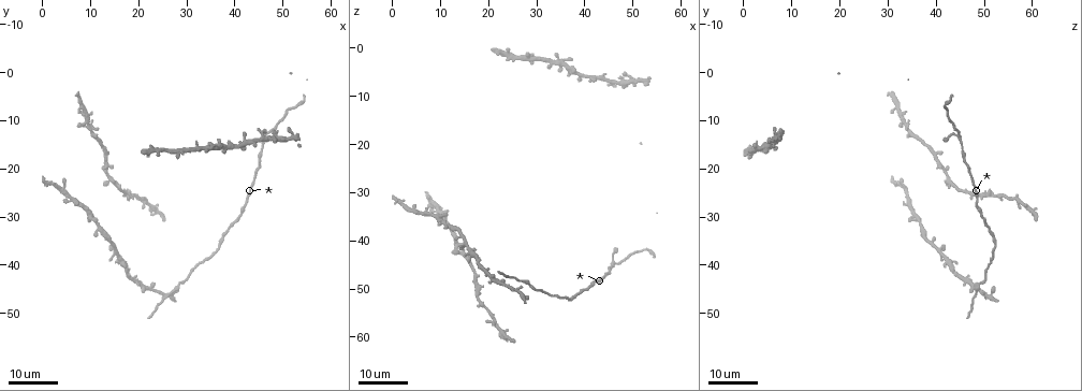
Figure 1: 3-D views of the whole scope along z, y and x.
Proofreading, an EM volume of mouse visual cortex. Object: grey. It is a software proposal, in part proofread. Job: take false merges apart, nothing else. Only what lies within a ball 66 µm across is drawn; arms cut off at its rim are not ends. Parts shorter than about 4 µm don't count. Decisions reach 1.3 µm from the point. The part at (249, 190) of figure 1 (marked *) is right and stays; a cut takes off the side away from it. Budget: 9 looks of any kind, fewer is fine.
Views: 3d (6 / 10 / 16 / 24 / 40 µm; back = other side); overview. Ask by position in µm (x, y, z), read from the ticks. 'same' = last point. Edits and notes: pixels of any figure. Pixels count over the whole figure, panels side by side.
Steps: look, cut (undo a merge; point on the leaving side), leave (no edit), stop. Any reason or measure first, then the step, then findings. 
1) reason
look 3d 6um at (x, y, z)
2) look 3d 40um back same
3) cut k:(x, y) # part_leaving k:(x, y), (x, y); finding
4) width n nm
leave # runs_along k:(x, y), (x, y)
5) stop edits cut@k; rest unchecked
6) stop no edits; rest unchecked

a narrow waist
look 3d 16um at (39.0, 32.5, 50.5)

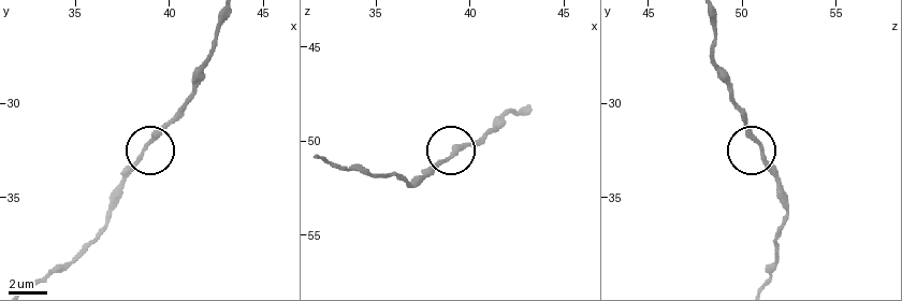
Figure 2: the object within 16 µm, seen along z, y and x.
look 3d 6um at (38.8, 32.3, 51.1)

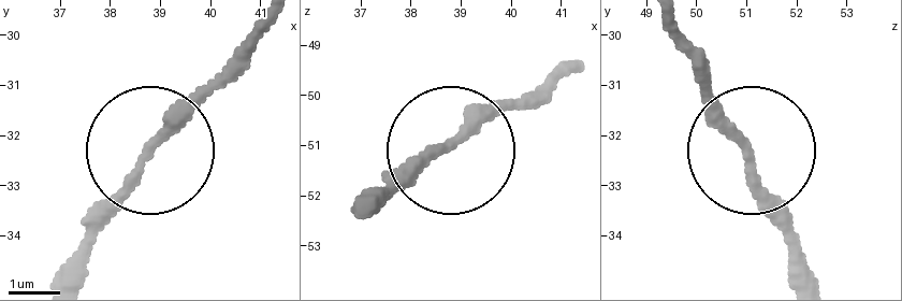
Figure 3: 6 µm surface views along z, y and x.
leave # runs_along 3:(567, 63), (358, 209); continuous, no second neuron

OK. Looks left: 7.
four or more arms meet
look 3d 24um at (10.5, 30.0, 36.5)

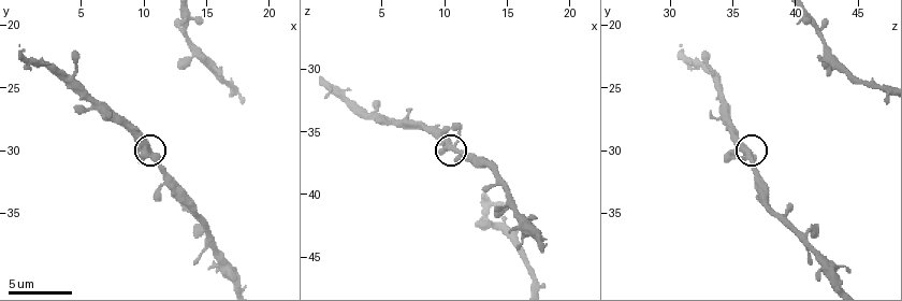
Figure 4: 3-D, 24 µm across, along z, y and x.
look 3d 6um at (10.2, 30.0, 36.4)

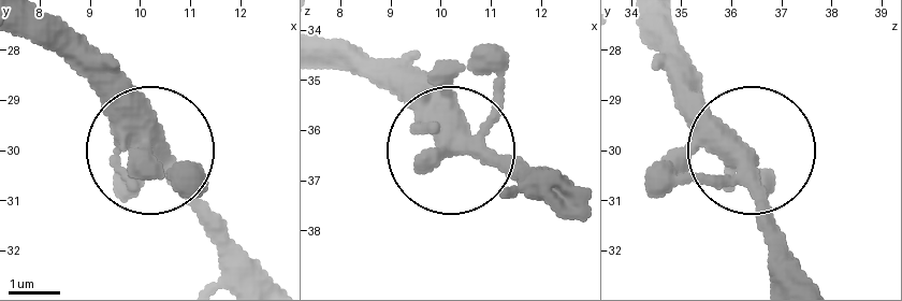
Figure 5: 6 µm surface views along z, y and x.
other side
look 3d 6um back at (10.40, 30.15, 36.30)

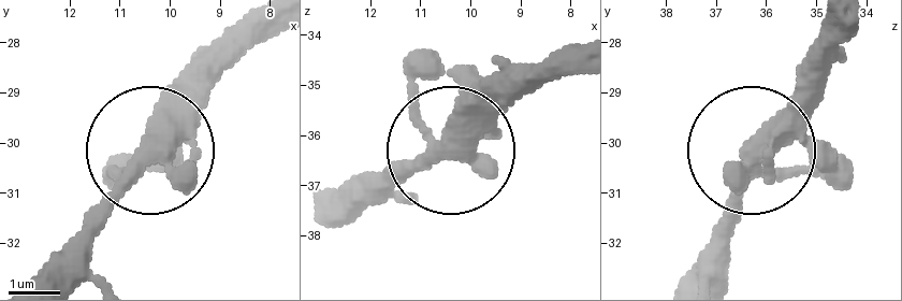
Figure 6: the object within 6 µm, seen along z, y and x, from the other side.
width 360 nm
leave # runs_along 6:(29, 282), (205, 81); continuous, no second neuron

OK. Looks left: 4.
branch point
look 3d 10um at (14.4, 22.0, 42.6)

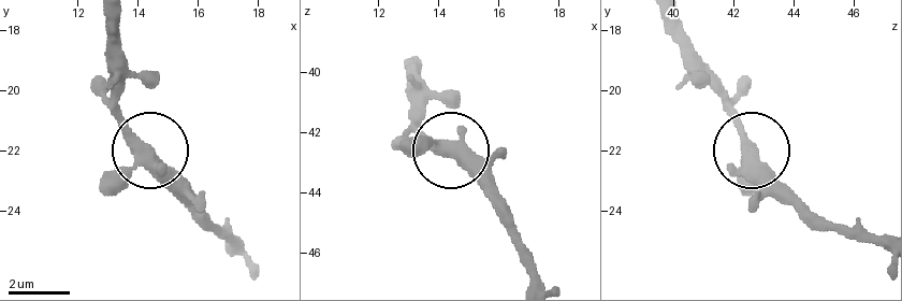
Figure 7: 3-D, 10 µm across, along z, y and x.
arms 3
leave # one neuron here

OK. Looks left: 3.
calibre changes
look 3d 24um at (18.0, 25.0, 50.0)

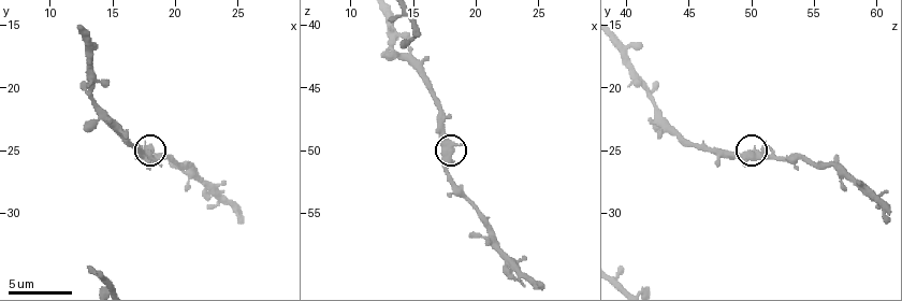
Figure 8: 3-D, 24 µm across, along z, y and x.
look 3d 6um at (17.6, 25.2, 50.2)

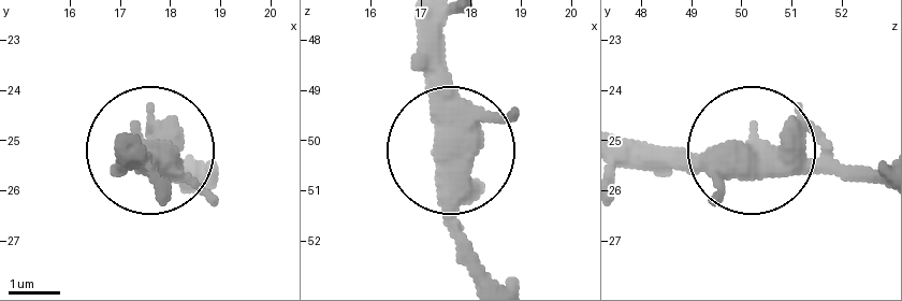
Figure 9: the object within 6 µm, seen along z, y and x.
width 580 nm
leave # one neuron here

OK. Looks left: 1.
stop no edits; rest unchecked

